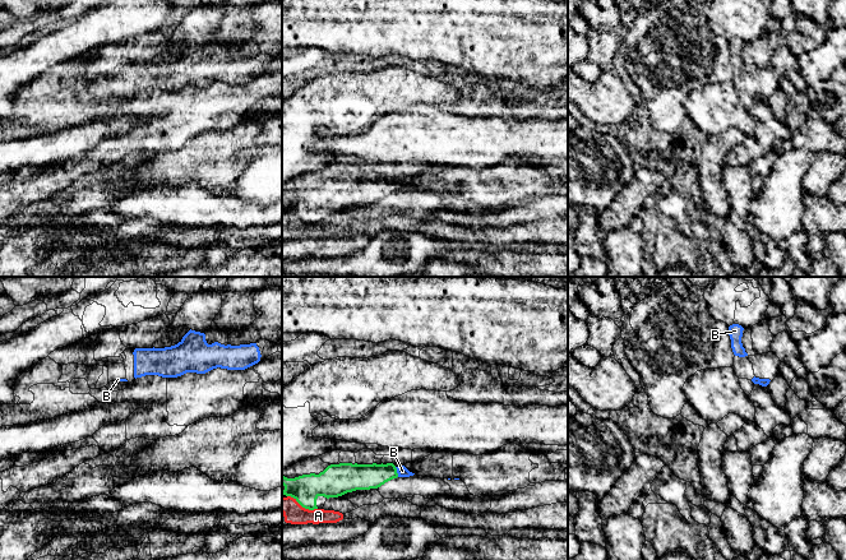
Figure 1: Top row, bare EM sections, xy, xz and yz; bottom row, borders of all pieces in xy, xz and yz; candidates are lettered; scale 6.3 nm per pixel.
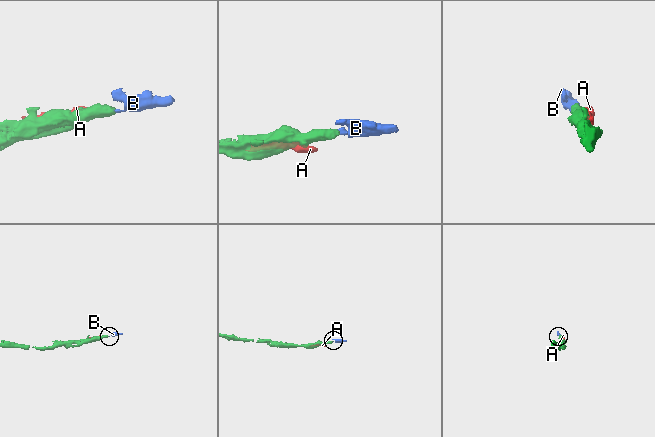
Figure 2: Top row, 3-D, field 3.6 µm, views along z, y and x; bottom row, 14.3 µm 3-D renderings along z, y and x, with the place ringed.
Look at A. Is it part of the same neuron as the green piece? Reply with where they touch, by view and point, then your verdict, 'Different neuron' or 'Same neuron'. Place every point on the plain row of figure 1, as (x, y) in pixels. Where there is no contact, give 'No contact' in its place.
Touches green at xz (303, 221). Different neuron

